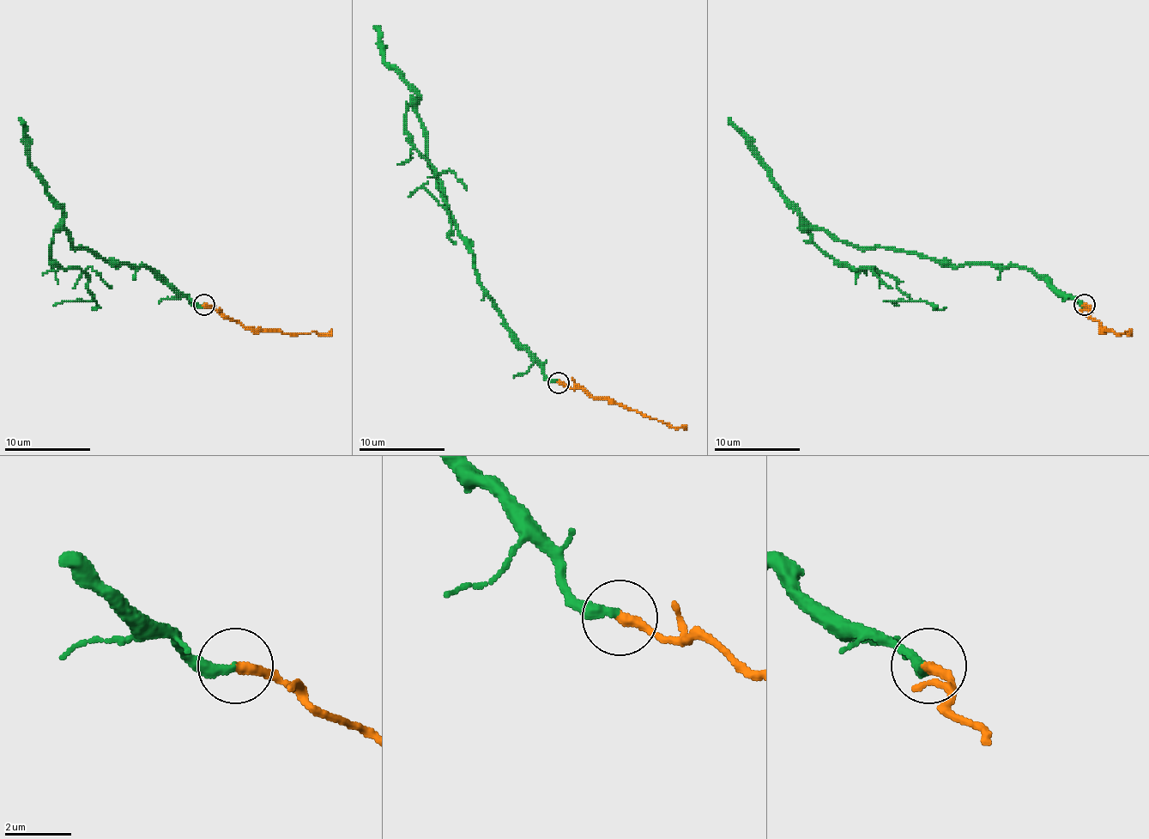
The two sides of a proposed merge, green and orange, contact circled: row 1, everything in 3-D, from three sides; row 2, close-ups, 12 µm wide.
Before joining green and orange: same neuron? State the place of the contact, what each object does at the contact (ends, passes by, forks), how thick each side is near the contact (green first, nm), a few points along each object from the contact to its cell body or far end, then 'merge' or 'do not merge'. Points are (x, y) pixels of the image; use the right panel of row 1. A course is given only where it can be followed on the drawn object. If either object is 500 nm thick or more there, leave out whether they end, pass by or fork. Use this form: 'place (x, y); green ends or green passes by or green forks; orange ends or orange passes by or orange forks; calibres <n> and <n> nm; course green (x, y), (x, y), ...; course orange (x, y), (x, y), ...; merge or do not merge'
place (1085, 305); green ends; orange ends; calibres 320 and 320 nm; course green (1084, 306), (1028, 269), (944, 266), (808, 230), (854, 269), (890, 275), (910, 299), (890, 300), (898, 306); course orange (1084, 306), (1103, 329), (1129, 333), (1129, 329); merge

